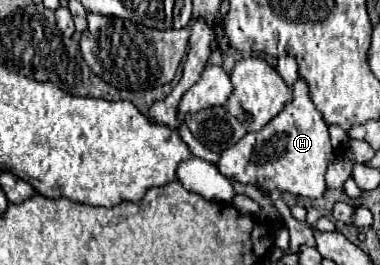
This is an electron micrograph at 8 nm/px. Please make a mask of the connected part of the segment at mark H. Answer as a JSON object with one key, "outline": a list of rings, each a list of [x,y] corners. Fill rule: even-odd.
{"outline":[[[299,78],[293,84],[293,100],[259,132],[245,134],[239,144],[227,148],[217,168],[219,172],[239,184],[255,184],[265,192],[289,192],[293,196],[321,198],[325,192],[325,172],[333,158],[333,146],[329,140],[327,124],[323,114],[315,108],[309,96],[307,82]]]}

